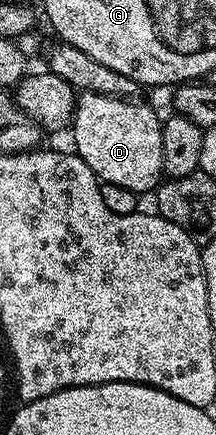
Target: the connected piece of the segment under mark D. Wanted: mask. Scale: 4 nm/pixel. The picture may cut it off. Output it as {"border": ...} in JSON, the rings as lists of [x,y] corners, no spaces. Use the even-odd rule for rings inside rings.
{"border":[[[82,93],[73,112],[72,149],[101,182],[131,188],[138,196],[156,191],[163,178],[162,119],[145,100]]]}

